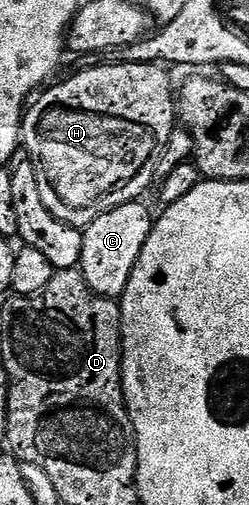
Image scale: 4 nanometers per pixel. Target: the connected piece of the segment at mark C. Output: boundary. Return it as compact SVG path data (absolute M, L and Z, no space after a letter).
M146 201L126 202L87 223L83 230L83 247L78 269L82 270L89 288L95 294L122 299L133 268L151 235L153 214Z

